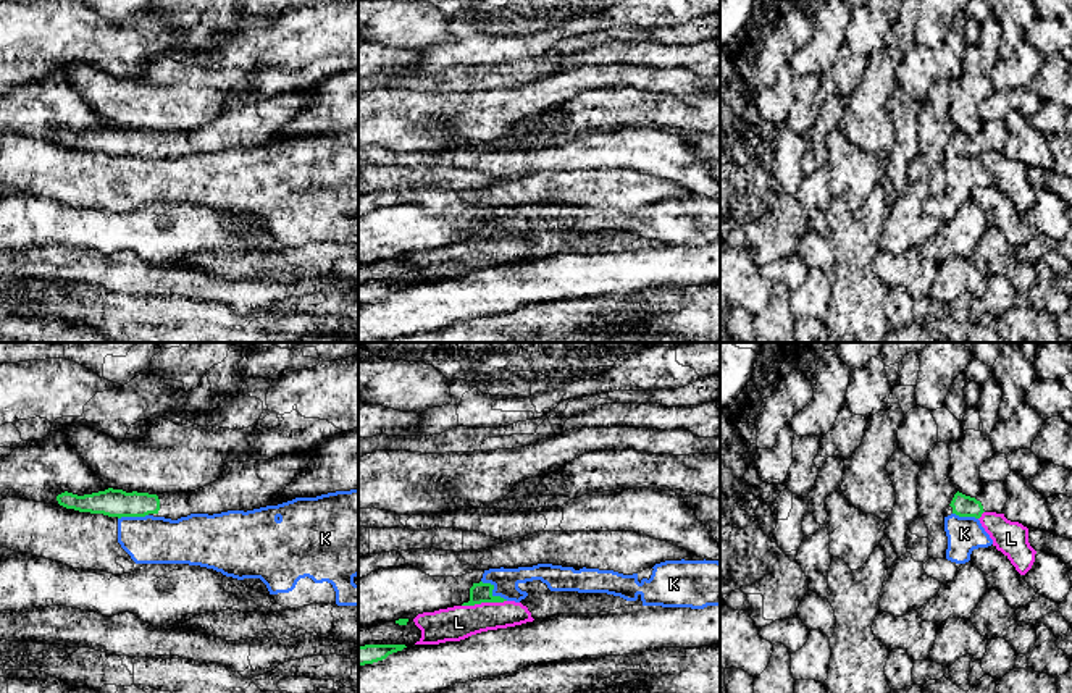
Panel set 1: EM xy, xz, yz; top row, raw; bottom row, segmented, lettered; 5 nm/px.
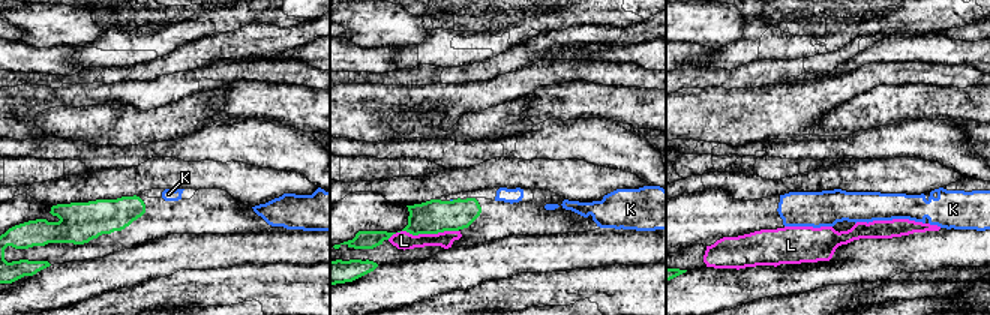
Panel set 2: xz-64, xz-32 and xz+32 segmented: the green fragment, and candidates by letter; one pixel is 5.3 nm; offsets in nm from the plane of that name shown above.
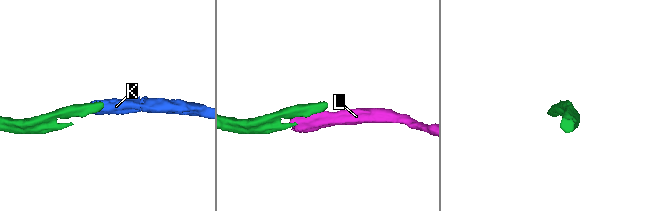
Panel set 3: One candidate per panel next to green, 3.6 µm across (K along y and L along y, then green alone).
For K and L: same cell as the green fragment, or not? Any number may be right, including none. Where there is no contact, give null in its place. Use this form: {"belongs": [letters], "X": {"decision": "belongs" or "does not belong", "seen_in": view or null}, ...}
{"belongs": [], "K": {"decision": "does not belong", "seen_in": "xz"}, "L": {"decision": "does not belong", "seen_in": "xz"}}

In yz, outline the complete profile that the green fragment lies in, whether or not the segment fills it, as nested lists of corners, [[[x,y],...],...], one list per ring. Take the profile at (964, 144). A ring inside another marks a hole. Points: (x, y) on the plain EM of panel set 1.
[[[1004,120],[983,121],[983,128],[977,136],[956,131],[948,147],[959,155],[980,157],[983,150],[1003,152],[1007,141]]]

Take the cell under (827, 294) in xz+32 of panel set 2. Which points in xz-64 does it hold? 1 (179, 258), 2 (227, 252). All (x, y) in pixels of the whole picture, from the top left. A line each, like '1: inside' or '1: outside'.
1: outside
2: outside

